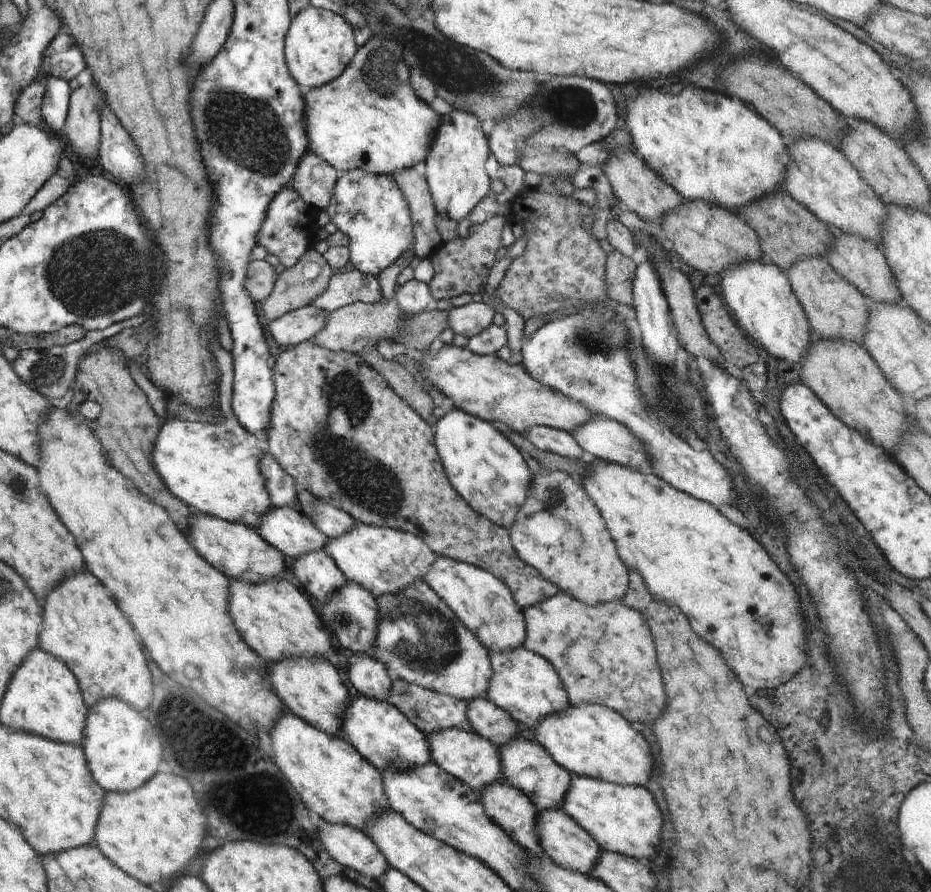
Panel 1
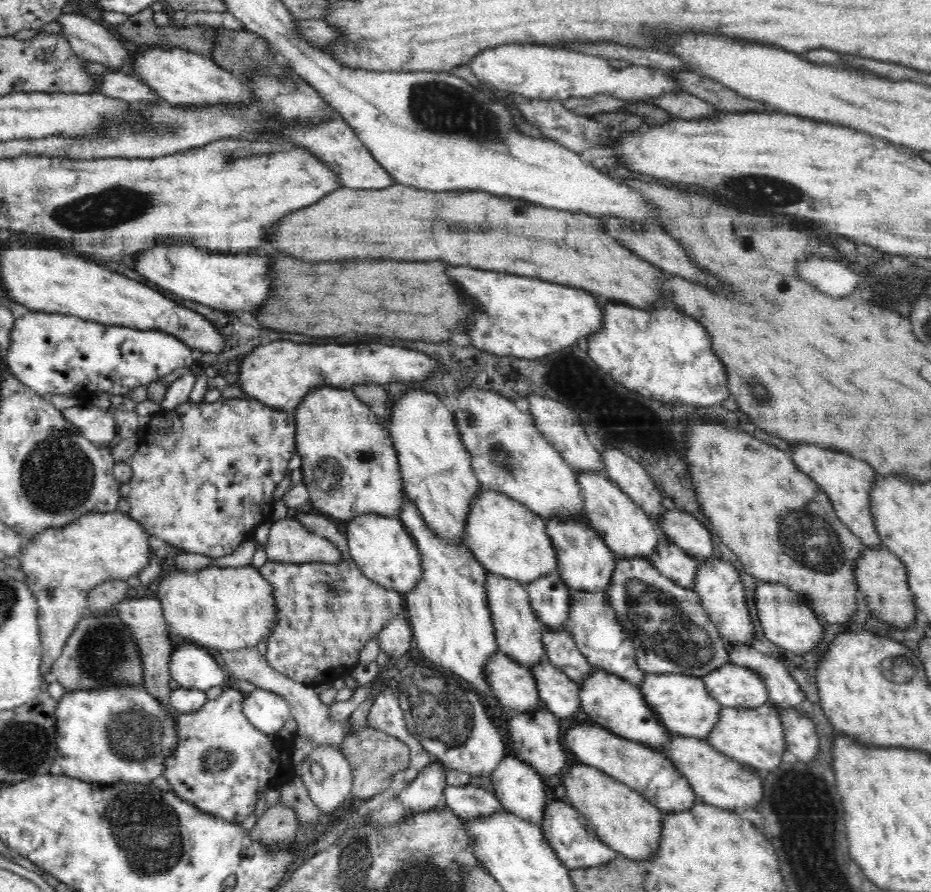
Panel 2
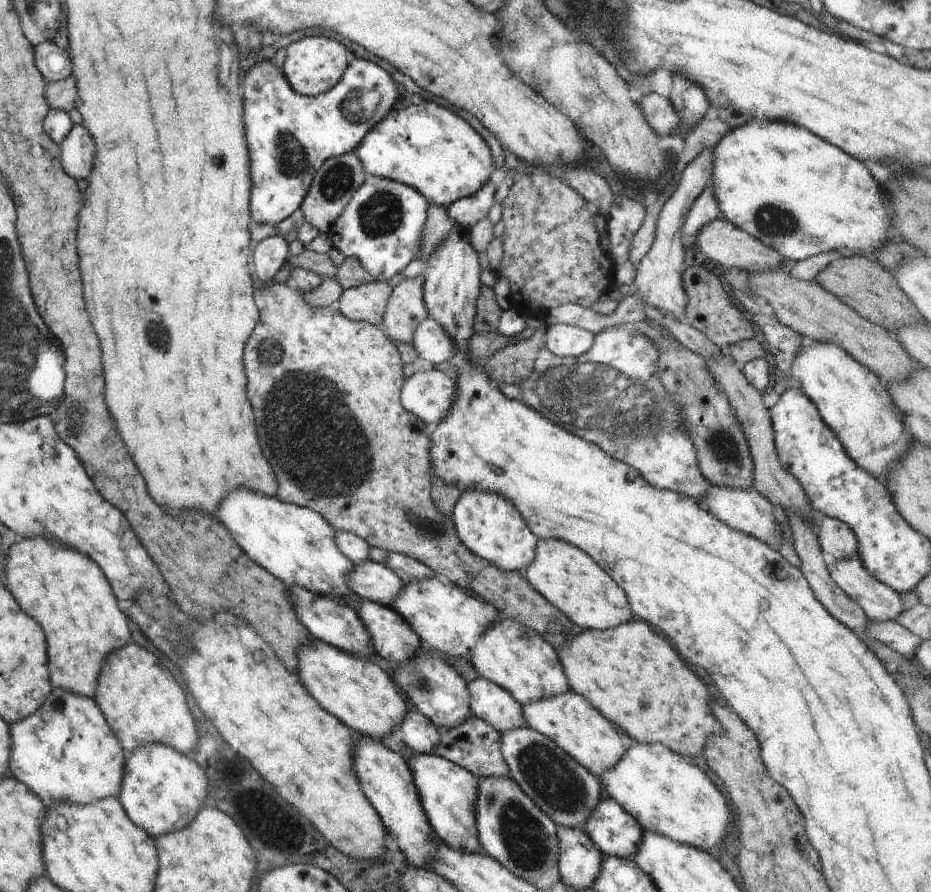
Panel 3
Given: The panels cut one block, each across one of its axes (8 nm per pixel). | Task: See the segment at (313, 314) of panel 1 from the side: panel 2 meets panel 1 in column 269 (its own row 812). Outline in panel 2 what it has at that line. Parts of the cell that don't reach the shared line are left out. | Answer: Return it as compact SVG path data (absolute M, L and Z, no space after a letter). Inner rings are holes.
M318 746L300 764L294 764L295 776L301 779L308 789L308 794L315 806L325 815L333 816L337 809L352 803L351 786L352 768L345 755L336 746Z

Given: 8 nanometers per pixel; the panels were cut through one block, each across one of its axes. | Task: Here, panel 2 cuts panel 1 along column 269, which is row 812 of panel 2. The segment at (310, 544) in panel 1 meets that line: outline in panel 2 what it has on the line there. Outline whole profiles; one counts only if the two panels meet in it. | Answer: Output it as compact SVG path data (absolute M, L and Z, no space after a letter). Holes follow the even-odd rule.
M512 754L500 761L491 776L494 794L503 809L514 815L541 826L547 801L543 777L530 764L517 760Z

